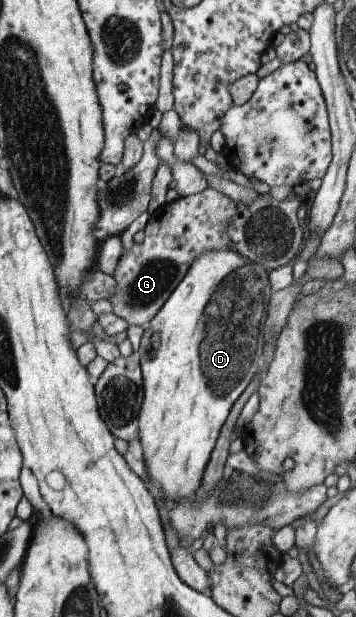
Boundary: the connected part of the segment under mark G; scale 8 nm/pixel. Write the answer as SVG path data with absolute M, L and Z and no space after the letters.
M211 187L164 204L151 216L144 242L135 243L130 250L123 250L119 257L112 274L115 290L109 300L113 314L122 318L128 326L147 326L200 254L232 247L226 228L231 217L233 219L236 216L237 206L229 197Z

